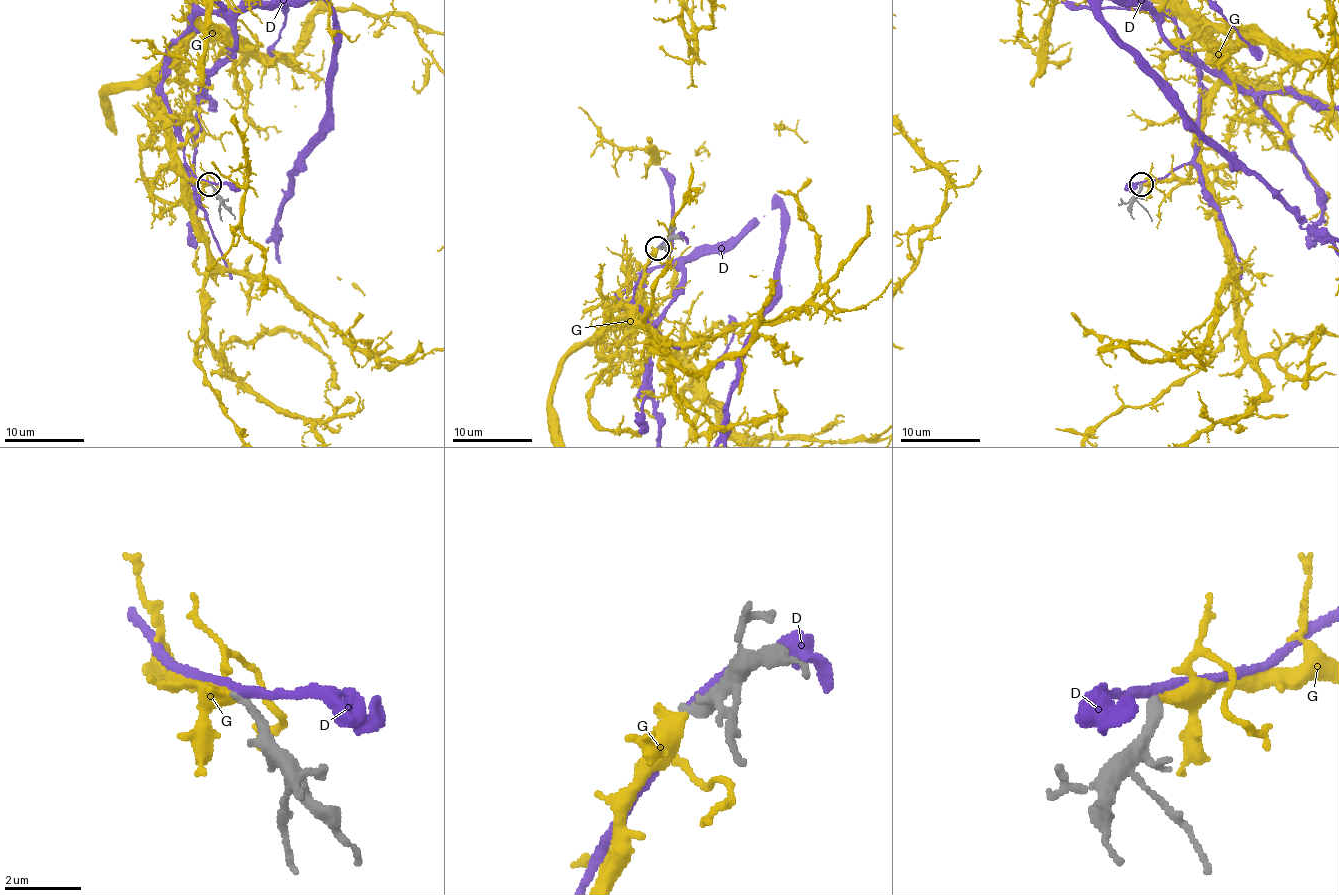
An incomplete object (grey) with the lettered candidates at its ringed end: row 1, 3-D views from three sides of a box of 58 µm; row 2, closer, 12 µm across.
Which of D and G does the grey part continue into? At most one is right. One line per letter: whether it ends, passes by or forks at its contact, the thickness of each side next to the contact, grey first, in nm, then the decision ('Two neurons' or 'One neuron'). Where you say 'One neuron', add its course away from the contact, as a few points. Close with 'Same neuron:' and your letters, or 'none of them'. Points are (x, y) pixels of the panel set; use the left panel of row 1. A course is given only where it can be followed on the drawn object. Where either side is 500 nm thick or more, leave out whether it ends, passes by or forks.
D: It passes by. Thickness 280 nm (grey) against 240 nm. Two neurons
G: It ends there. Thickness 280 nm (grey) against 440 nm. One neuron
Same neuron: G

